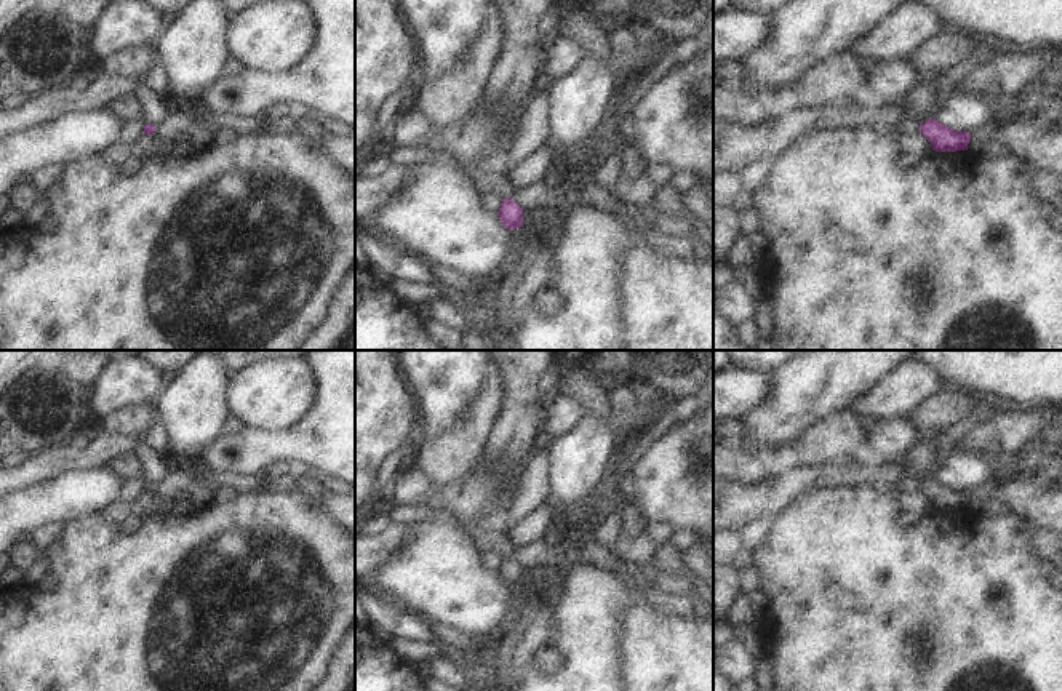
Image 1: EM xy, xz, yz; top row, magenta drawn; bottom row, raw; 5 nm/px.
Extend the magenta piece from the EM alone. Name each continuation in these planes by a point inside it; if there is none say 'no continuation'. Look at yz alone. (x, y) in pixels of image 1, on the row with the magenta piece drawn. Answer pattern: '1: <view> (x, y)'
1: yz (920, 106)

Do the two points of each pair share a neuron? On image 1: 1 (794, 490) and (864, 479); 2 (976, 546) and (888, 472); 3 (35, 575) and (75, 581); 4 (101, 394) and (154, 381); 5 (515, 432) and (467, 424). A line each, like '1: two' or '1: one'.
1: one
2: two
3: two
4: one
5: two

